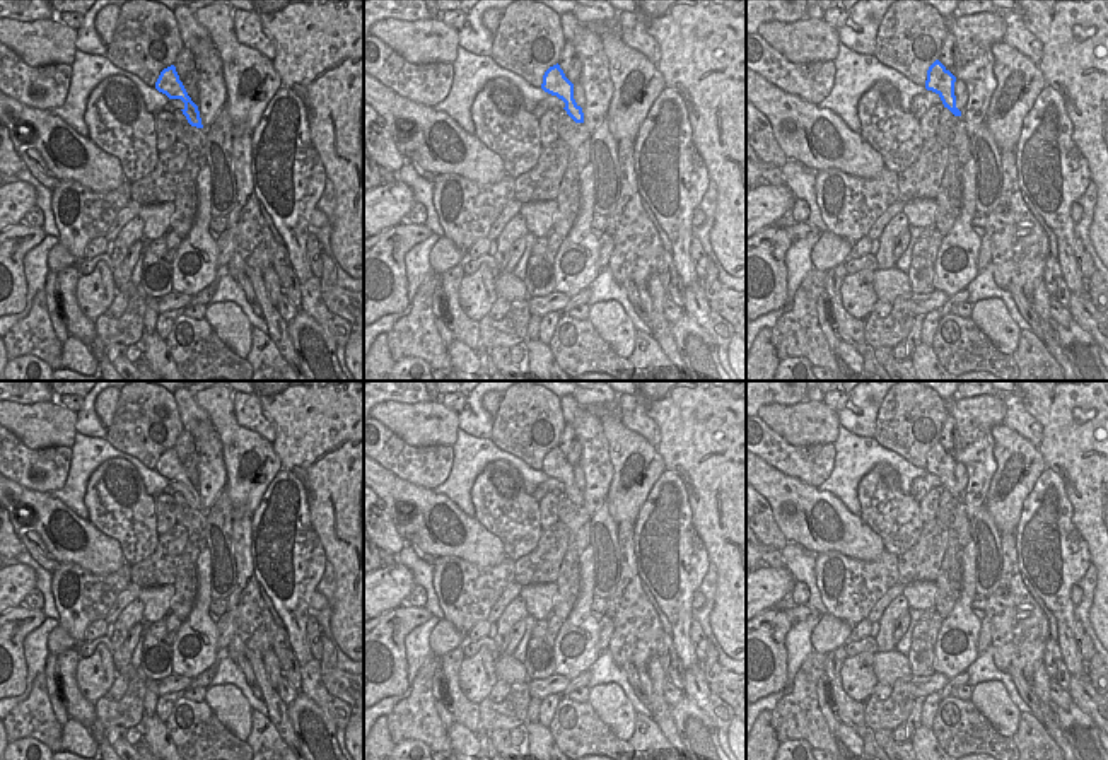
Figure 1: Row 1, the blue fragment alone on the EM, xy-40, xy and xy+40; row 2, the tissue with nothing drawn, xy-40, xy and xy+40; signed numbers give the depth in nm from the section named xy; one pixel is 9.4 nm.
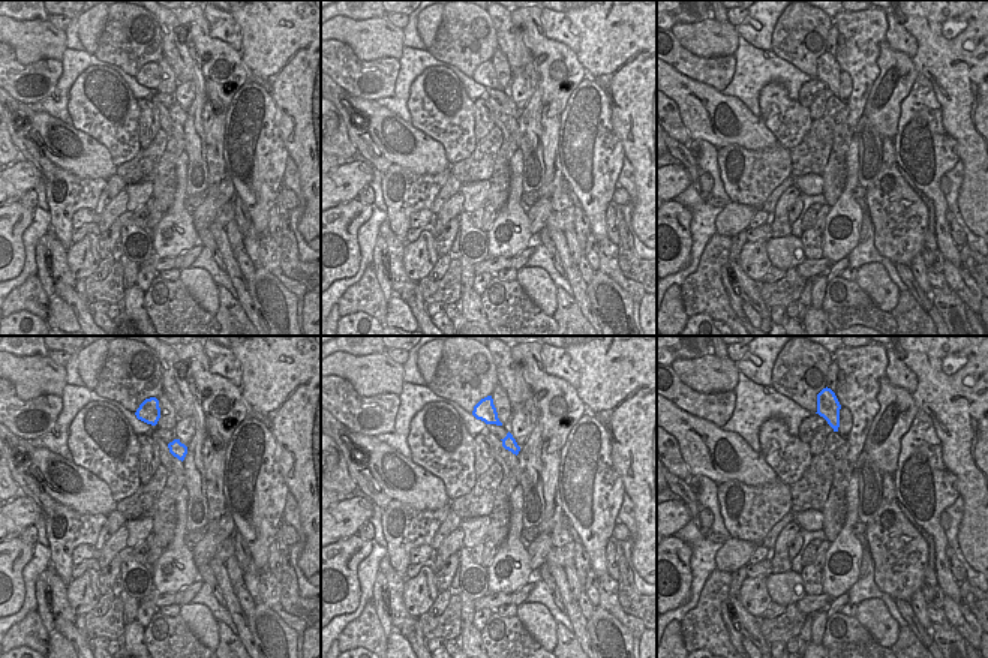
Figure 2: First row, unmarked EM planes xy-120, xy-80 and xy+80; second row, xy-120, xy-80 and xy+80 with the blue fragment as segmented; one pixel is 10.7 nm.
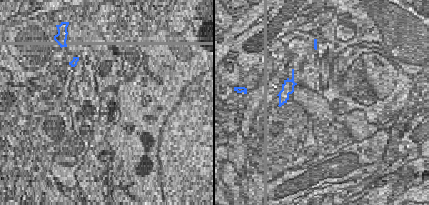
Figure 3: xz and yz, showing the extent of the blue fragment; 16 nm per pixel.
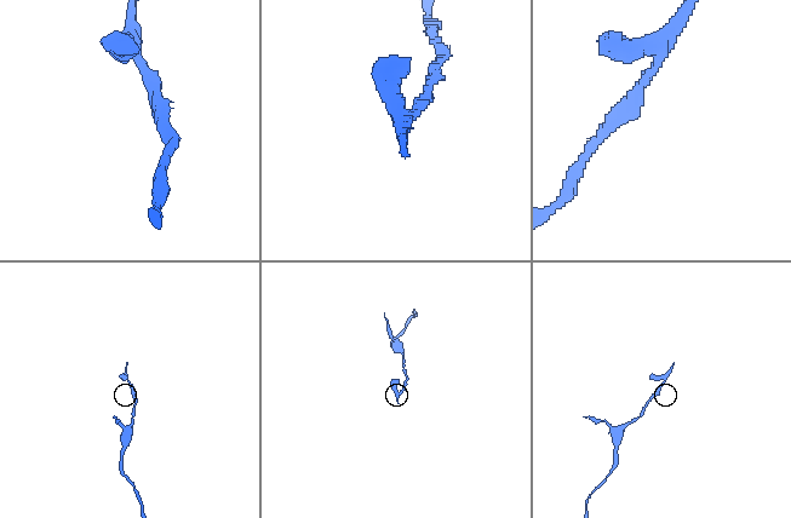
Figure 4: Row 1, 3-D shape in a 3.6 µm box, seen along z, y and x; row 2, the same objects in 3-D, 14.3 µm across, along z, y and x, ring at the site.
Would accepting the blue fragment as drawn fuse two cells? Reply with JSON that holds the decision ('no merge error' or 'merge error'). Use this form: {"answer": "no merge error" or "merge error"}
{"answer": "no merge error"}

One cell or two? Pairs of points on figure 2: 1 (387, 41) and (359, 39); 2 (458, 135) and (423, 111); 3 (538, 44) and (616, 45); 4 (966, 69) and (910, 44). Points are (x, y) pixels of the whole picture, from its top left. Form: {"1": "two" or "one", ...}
{"1": "one", "2": "one", "3": "two", "4": "two"}

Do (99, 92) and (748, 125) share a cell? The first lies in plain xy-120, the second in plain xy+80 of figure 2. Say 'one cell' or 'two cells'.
two cells

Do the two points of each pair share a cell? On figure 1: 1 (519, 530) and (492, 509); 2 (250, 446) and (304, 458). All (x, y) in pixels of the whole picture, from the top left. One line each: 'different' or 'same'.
1: same
2: different

